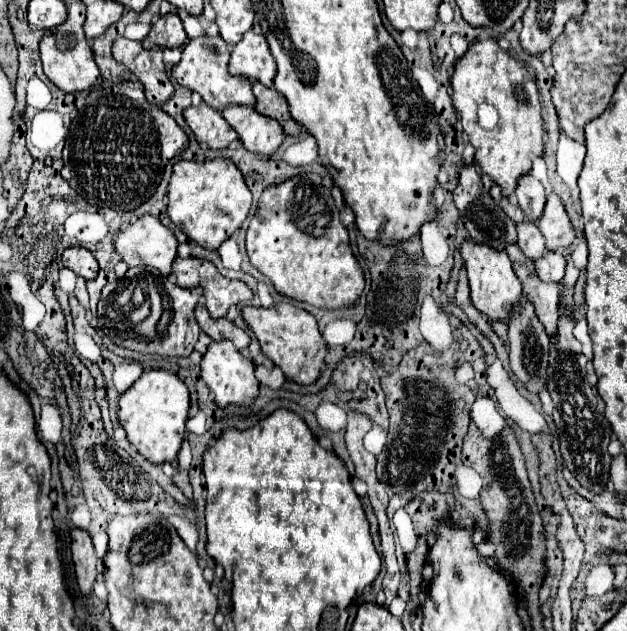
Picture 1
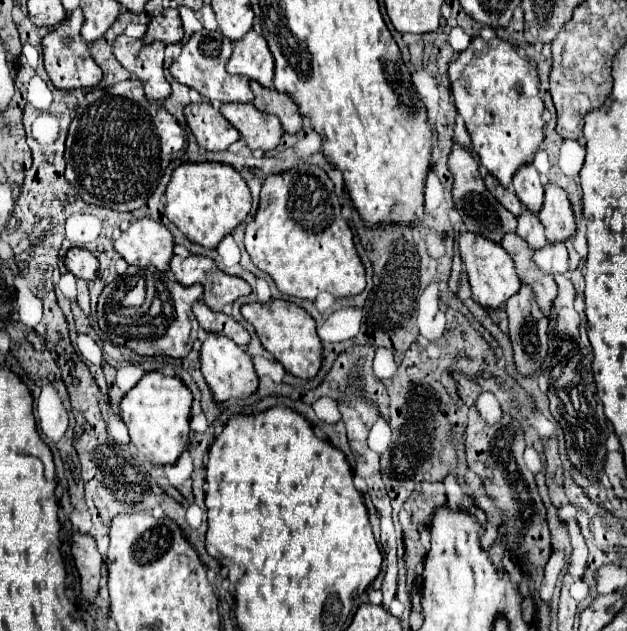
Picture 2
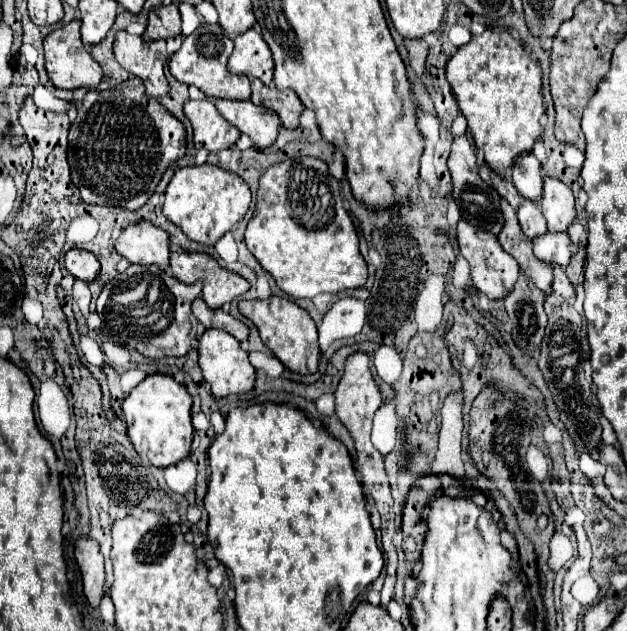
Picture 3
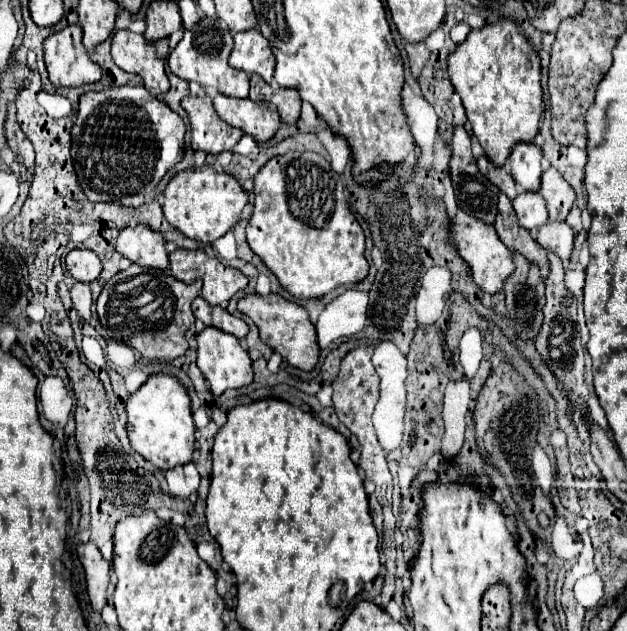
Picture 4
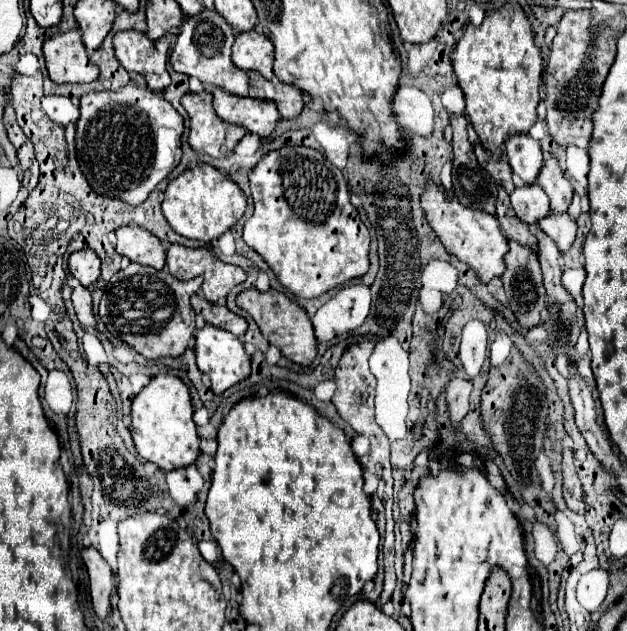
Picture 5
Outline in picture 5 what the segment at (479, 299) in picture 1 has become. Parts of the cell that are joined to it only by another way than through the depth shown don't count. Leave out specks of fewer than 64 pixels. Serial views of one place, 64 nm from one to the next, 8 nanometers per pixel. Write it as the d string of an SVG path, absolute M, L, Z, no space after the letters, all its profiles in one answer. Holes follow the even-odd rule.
M428 184L428 188L424 190L422 208L426 212L430 226L434 228L434 232L438 234L446 250L452 252L458 260L466 262L478 274L480 282L488 284L492 278L504 274L504 268L506 268L504 256L508 252L508 242L504 234L500 232L500 224L496 216L462 206L456 198L448 198L448 194L434 184Z

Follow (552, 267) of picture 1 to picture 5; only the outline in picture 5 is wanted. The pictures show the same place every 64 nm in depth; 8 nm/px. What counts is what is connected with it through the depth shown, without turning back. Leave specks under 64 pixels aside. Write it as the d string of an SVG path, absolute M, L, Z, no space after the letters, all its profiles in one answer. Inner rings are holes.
M550 214L548 218L540 220L538 226L546 236L550 236L556 242L562 254L570 250L576 238L576 222L572 222L568 214Z

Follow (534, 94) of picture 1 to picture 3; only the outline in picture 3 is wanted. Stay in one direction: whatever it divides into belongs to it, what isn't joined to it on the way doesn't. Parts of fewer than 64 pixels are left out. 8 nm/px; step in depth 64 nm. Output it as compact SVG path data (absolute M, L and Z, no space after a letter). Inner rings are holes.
M484 30L482 34L472 36L472 40L466 46L458 48L458 52L448 60L446 78L456 96L460 114L468 120L468 128L472 132L476 148L484 150L484 162L498 176L506 178L506 172L512 168L514 160L518 160L526 152L532 152L532 146L542 136L542 116L546 108L542 100L540 64L532 60L528 52L524 50L524 46L516 38L512 38L508 32Z

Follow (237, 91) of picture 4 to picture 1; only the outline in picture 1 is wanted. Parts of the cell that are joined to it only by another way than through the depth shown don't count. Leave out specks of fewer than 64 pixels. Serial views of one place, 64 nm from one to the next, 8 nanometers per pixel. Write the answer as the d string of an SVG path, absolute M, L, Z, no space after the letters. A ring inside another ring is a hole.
M202 36L196 40L190 40L182 48L182 60L172 68L172 76L176 78L178 84L184 88L198 92L204 102L208 102L214 110L222 110L230 104L242 104L242 106L254 106L254 94L252 94L252 84L246 76L232 76L228 72L228 60L230 60L230 48L228 44L216 36Z

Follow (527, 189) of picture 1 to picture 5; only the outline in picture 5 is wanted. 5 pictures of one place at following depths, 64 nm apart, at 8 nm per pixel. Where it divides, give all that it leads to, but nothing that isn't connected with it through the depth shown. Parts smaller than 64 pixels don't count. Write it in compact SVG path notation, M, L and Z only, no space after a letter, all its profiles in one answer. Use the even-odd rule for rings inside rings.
M518 134L518 136L512 136L512 140L508 138L506 156L512 172L518 176L522 184L536 182L536 176L542 168L542 150L532 136Z

